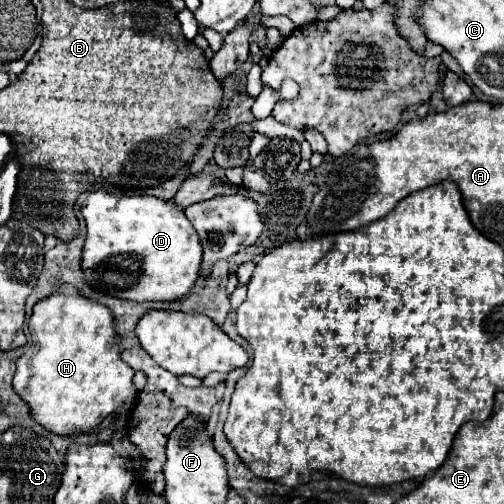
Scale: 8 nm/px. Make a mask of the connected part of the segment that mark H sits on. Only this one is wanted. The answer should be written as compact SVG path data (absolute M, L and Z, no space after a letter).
M52 294L34 306L28 326L30 326L32 346L16 362L12 388L28 404L32 420L36 420L44 430L56 436L88 434L122 404L126 402L134 404L136 400L136 388L132 384L134 370L120 360L118 352L120 344L114 332L112 312L106 306L82 298L80 294L74 296Z

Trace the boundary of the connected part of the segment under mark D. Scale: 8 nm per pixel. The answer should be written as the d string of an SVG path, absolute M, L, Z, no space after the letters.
M94 190L80 206L82 218L86 222L86 242L82 248L80 268L84 272L84 282L108 296L144 302L160 300L172 302L190 292L196 278L200 276L202 246L196 230L184 216L182 208L176 208L172 200L164 202L154 196L114 196L106 190Z

